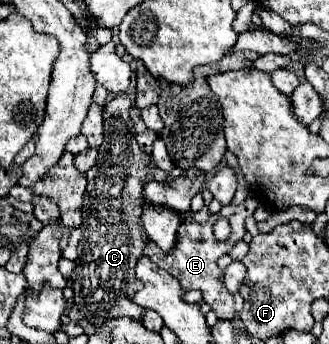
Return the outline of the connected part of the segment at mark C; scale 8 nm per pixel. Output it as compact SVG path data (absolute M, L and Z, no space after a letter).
M113 94L103 108L105 138L99 146L97 162L87 172L87 190L83 200L83 224L79 240L79 256L75 260L73 278L73 302L91 324L105 324L111 318L129 316L141 320L145 308L135 304L129 296L141 290L141 282L135 276L135 266L147 246L145 228L141 224L141 192L149 180L151 154L143 152L137 144L133 120L129 118L131 100L127 94Z

